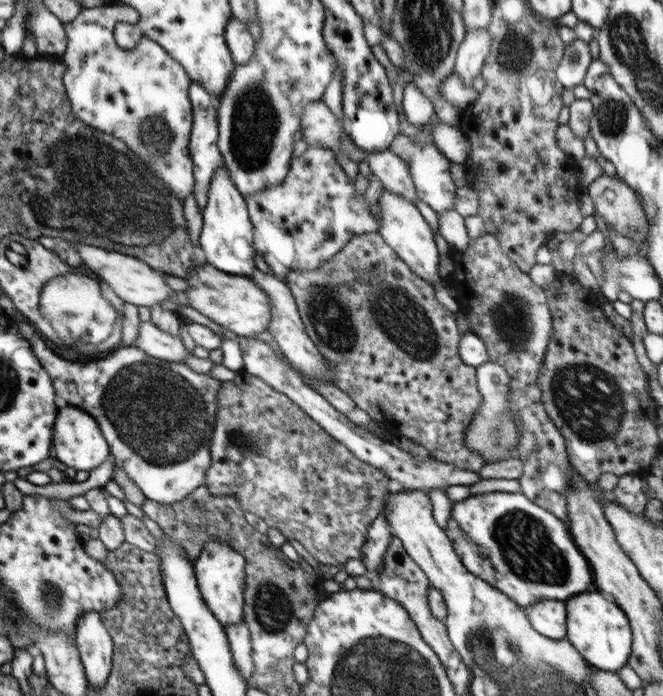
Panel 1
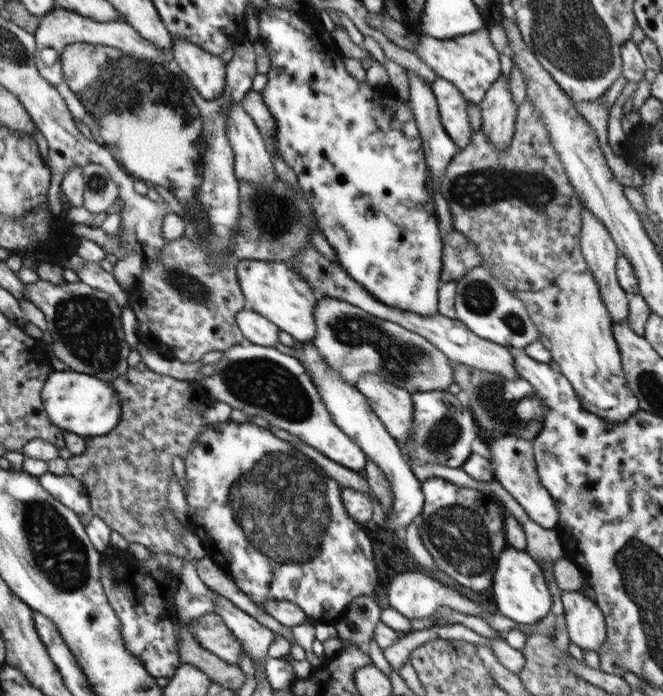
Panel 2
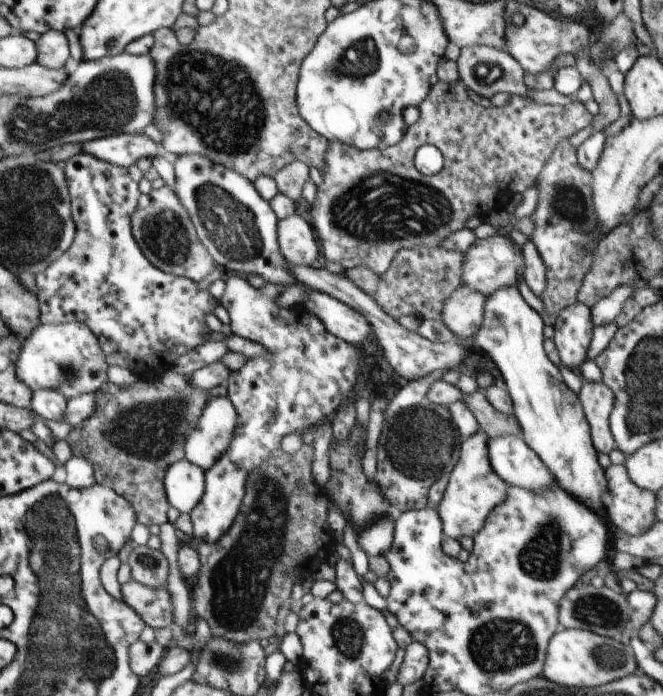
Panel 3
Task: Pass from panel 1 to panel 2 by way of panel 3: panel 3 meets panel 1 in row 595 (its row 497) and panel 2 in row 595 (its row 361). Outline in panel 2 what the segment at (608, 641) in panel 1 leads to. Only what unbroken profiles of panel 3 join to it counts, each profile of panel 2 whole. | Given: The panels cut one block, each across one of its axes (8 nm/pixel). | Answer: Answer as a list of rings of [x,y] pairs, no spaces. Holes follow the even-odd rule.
[[[506,546],[498,557],[492,579],[492,594],[497,612],[519,624],[532,625],[543,620],[552,607],[552,596],[542,568],[525,550]]]

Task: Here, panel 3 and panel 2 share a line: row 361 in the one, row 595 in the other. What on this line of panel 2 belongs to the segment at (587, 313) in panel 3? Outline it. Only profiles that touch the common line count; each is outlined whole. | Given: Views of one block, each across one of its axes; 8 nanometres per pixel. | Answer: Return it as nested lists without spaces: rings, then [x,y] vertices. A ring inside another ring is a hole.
[[[562,591],[562,604],[570,642],[582,650],[597,652],[607,632],[598,605],[580,591]]]

